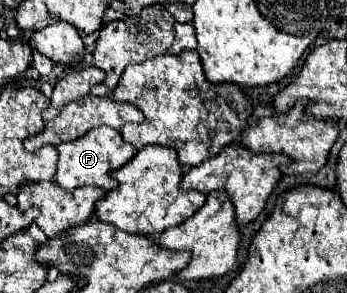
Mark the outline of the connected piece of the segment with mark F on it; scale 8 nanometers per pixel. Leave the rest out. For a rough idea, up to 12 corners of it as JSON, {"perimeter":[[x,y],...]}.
{"perimeter":[[98,126],[56,146],[54,180],[66,190],[117,188],[110,172],[136,154],[120,132]]}

